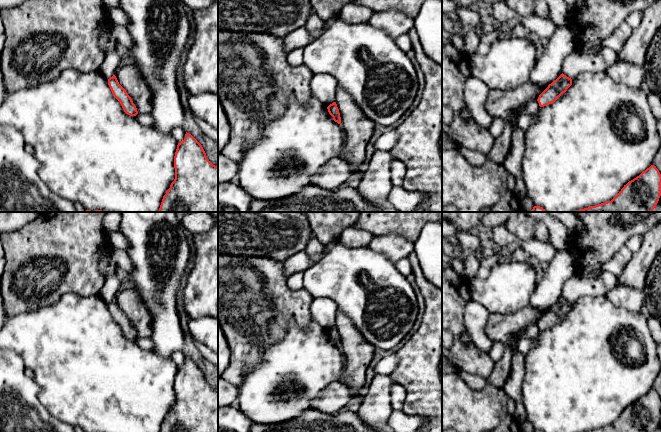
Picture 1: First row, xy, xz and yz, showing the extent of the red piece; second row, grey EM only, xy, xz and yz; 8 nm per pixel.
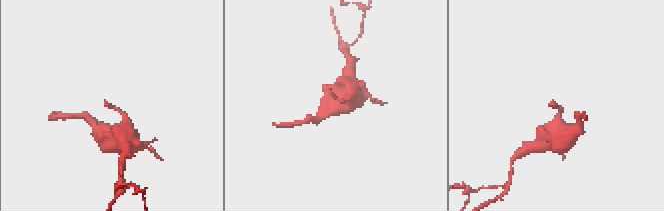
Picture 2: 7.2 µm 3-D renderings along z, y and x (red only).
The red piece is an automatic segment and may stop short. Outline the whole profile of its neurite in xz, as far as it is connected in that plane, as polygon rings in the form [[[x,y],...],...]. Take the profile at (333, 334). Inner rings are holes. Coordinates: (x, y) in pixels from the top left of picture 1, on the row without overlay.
[[[336,326],[330,328],[327,333],[329,338],[333,341],[333,344],[338,348],[341,348],[341,341]]]

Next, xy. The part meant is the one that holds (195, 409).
[[[189,357],[178,367],[174,380],[175,403],[163,420],[160,432],[218,432],[218,391],[206,380],[202,369]]]

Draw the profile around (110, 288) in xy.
[[[116,272],[108,276],[104,284],[99,291],[98,295],[107,303],[116,298],[117,293],[119,292],[120,281],[116,275]]]

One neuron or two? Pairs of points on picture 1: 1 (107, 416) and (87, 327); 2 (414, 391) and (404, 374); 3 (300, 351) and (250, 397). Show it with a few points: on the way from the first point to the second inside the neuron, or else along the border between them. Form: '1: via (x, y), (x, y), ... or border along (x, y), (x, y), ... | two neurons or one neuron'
1: via (104, 394), (104, 387), (87, 370), (87, 349) | one neuron
2: via (414, 387), (414, 384), (408, 378) | one neuron
3: via (288, 363), (262, 387) | one neuron

